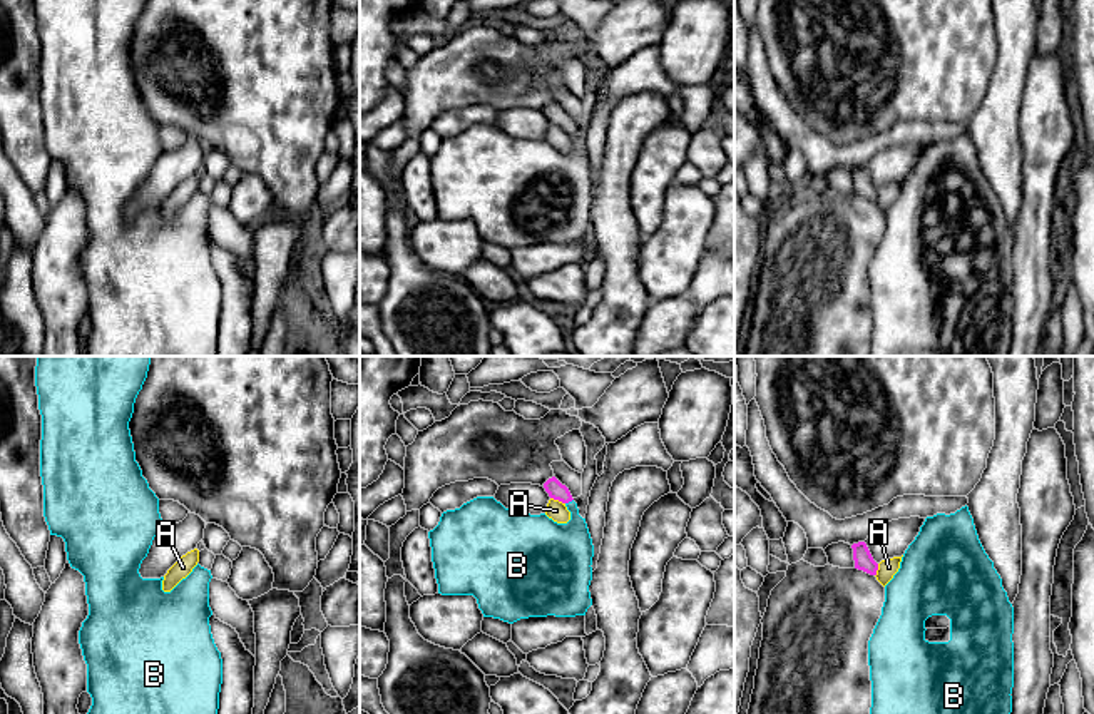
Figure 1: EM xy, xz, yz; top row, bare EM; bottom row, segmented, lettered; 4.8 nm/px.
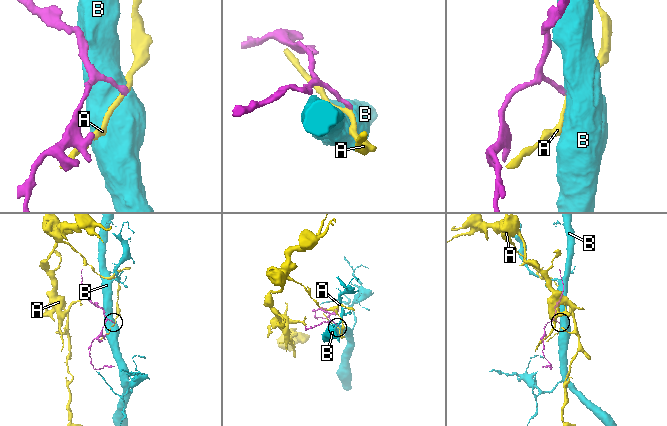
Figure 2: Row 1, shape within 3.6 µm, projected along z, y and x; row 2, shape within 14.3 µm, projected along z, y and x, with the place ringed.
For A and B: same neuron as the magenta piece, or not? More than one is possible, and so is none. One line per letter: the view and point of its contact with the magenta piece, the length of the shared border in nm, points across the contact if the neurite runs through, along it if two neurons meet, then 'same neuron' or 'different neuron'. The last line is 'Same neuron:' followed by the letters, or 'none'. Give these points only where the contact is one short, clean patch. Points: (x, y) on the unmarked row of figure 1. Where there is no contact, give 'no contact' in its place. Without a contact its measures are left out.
A: meets magenta in xz at (557, 124); contact 80 nm long; border along xz (551, 122), (564, 129); different neuron
B: meets magenta in xz at (569, 126); contact 50 nm long; runs through xz (556, 116), (569, 126), (574, 161), (564, 178); same neuron
Same neuron: B

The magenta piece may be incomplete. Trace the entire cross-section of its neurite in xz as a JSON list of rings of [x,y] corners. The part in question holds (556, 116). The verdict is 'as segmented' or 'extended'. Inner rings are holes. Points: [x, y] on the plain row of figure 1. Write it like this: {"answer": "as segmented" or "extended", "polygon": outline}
{"answer": "extended", "polygon": [[[555,102],[544,114],[567,132],[567,149],[557,149],[545,139],[509,135],[493,122],[477,122],[460,134],[443,137],[438,150],[428,157],[438,219],[473,221],[483,242],[509,249],[529,242],[585,241],[592,231],[592,164],[569,114]]]}

